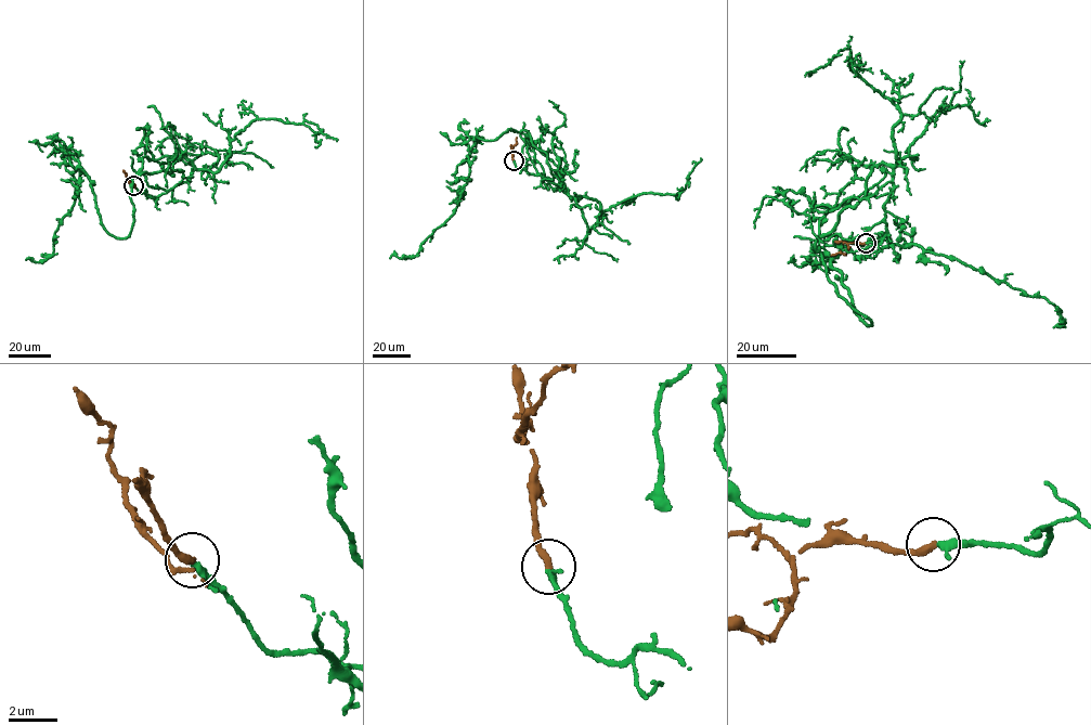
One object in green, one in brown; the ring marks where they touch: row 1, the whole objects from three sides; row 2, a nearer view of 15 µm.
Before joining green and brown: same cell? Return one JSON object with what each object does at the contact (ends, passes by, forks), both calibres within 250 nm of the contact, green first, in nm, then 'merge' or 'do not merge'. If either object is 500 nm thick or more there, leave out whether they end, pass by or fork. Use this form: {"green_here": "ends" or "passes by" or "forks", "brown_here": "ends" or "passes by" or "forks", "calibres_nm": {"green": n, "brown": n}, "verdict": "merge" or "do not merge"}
{"green_here": "passes by", "brown_here": "ends", "calibres_nm": {"green": 200, "brown": 320}, "verdict": "merge"}

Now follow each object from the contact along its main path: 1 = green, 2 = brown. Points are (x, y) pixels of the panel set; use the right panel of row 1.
1: (866, 243), (886, 233), (884, 164), (815, 247), (865, 322), (832, 258), (917, 244), (1043, 297), (1065, 326)
2: (865, 243), (849, 243), (846, 253), (831, 256)

